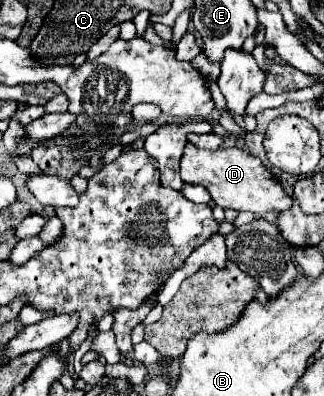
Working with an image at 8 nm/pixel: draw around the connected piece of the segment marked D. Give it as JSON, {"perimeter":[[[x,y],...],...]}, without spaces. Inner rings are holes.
{"perimeter":[[[188,143],[182,155],[180,173],[182,181],[206,187],[216,205],[234,211],[250,211],[254,213],[256,219],[272,213],[282,213],[292,205],[292,197],[286,195],[276,175],[272,175],[258,157],[242,149],[208,151],[208,149],[196,149],[192,143]]]}

